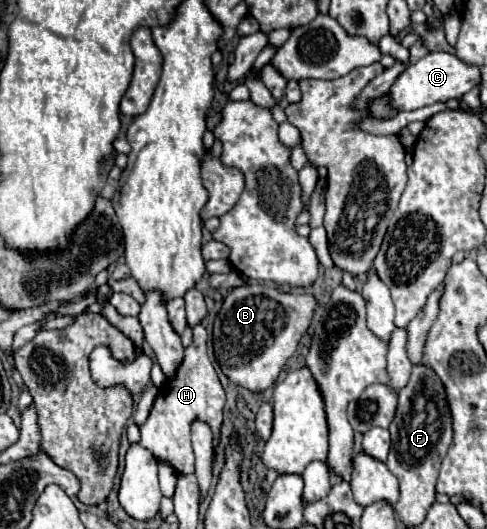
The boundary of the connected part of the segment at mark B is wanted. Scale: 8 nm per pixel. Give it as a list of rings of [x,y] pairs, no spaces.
[[[246,283],[242,287],[230,289],[214,321],[214,353],[220,363],[222,373],[228,375],[230,381],[250,391],[268,389],[276,381],[286,361],[296,353],[302,335],[310,327],[314,311],[316,311],[316,297],[312,293],[286,293],[266,283],[252,283],[252,285]]]

